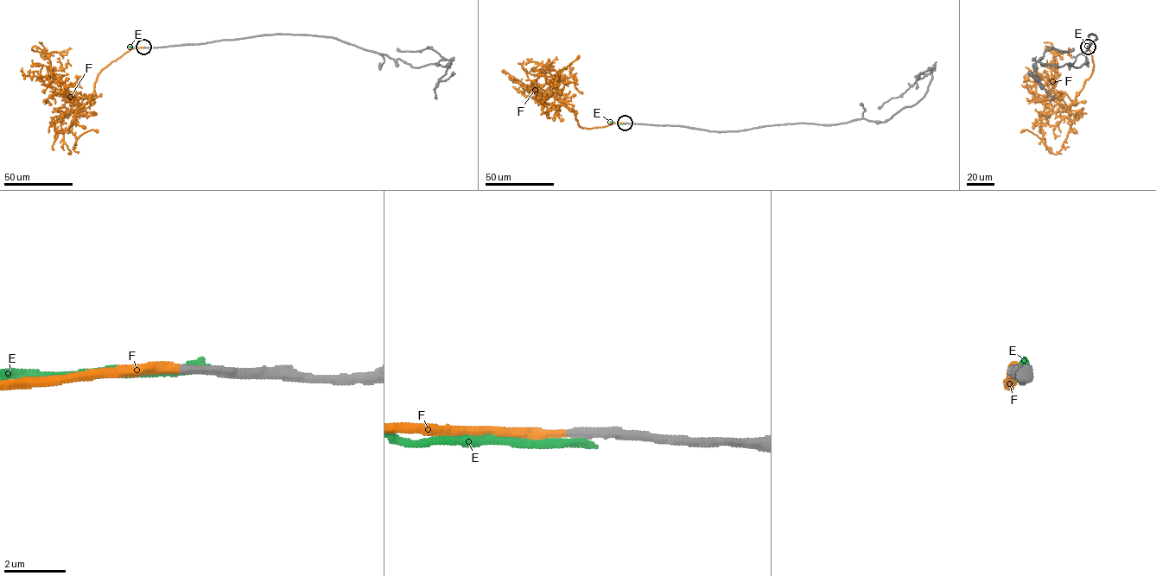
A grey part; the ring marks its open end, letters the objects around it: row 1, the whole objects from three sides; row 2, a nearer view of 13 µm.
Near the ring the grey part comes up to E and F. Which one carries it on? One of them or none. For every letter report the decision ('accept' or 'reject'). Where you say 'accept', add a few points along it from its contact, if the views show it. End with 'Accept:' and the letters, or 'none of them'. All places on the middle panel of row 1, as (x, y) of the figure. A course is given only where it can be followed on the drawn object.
E: reject
F: accept; course (625, 123), (581, 128), (574, 110), (562, 104), (553, 85), (530, 86), (532, 98), (540, 103), (552, 103)
Accept: F

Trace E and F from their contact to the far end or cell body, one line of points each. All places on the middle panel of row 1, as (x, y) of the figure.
E: (625, 123), (609, 122)
F: (625, 123), (581, 128), (574, 110), (562, 104), (553, 85), (530, 86), (532, 98), (540, 103), (552, 103)

